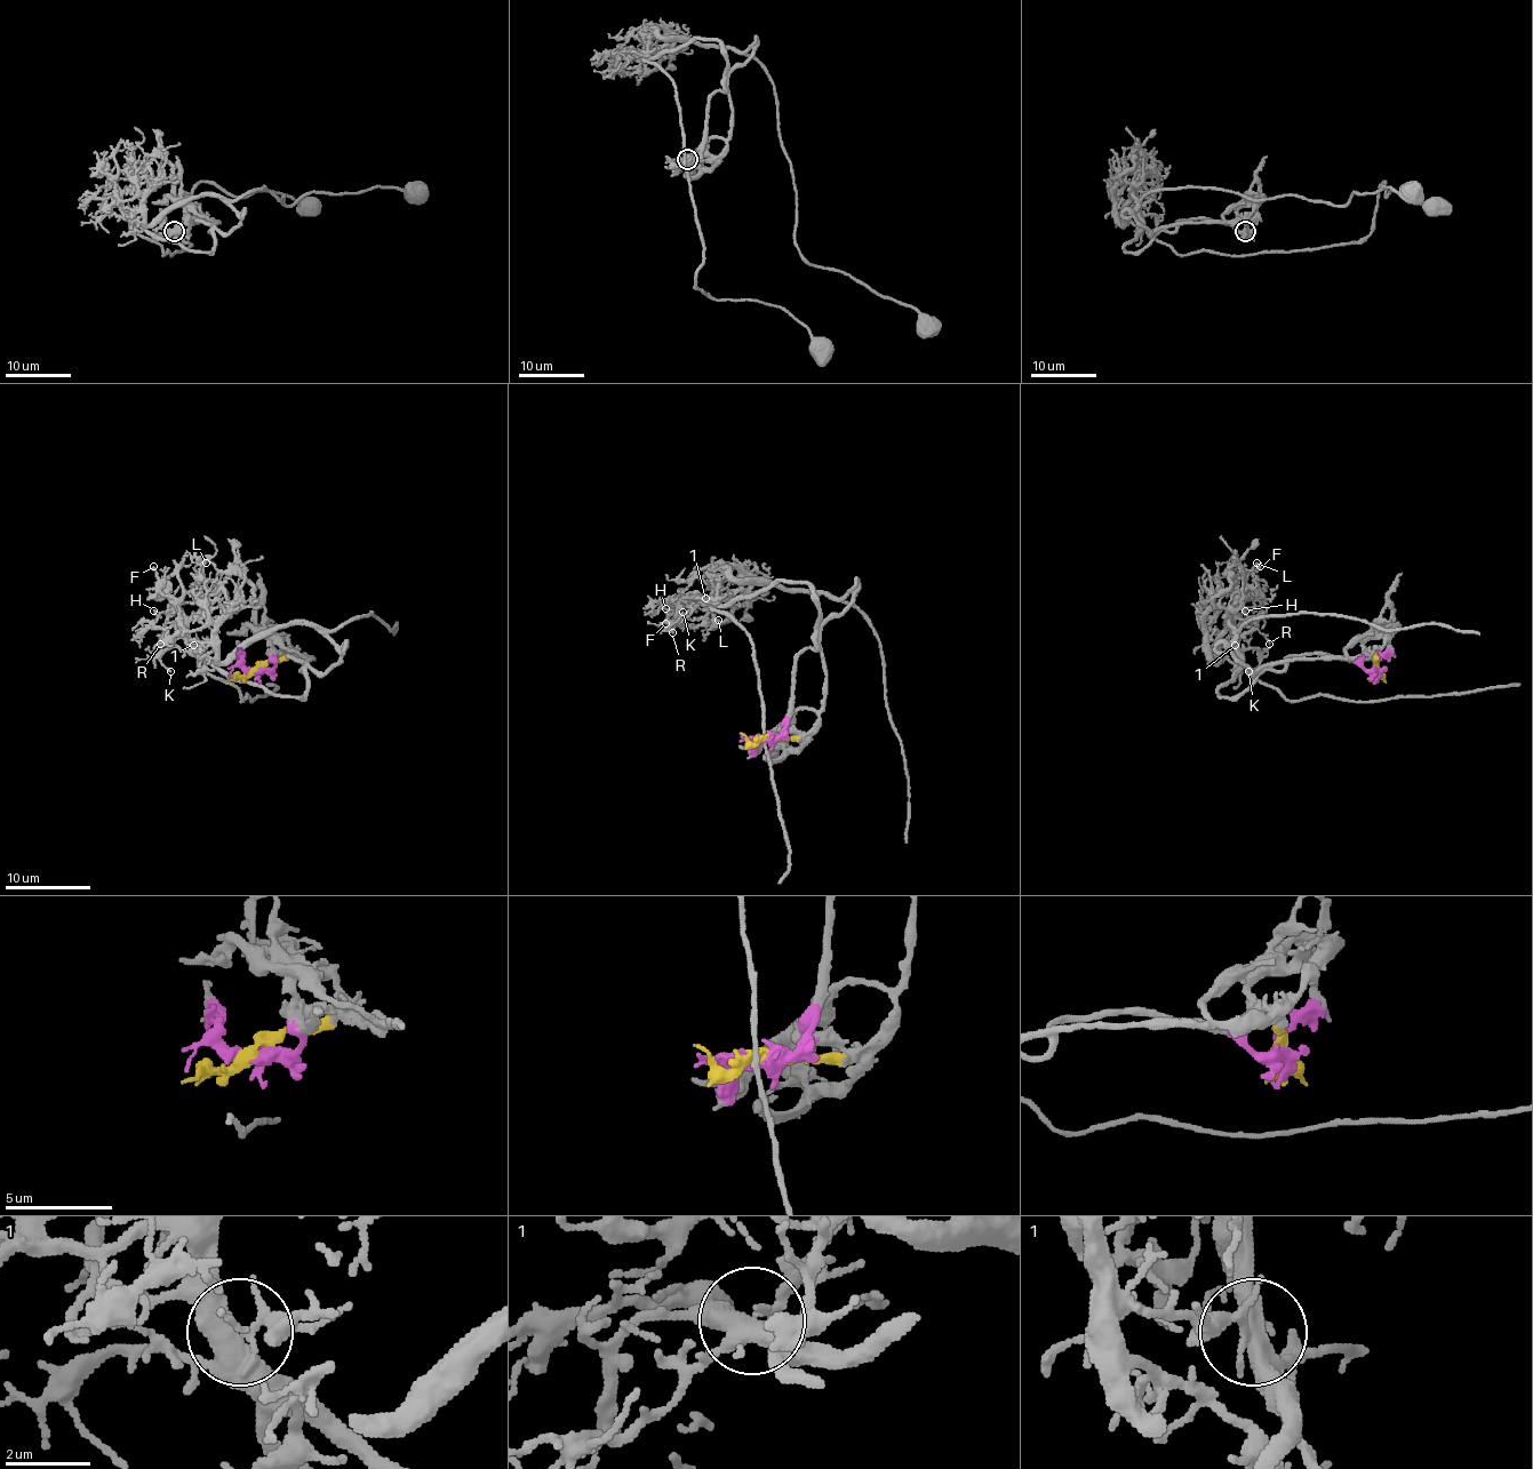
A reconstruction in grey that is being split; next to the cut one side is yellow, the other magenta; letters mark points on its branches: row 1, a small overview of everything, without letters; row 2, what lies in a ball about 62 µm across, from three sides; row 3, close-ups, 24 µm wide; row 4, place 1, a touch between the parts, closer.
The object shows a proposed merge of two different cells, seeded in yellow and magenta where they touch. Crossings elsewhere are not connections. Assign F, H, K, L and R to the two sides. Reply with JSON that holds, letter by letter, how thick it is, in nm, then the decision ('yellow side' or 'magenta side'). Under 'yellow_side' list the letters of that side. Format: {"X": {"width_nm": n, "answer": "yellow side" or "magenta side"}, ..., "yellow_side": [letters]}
{"F": {"width_nm": 110, "answer": "magenta side"}, "H": {"width_nm": 130, "answer": "magenta side"}, "K": {"width_nm": 120, "answer": "magenta side"}, "L": {"width_nm": 110, "answer": "magenta side"}, "R": {"width_nm": 70, "answer": "magenta side"}, "yellow_side": []}

